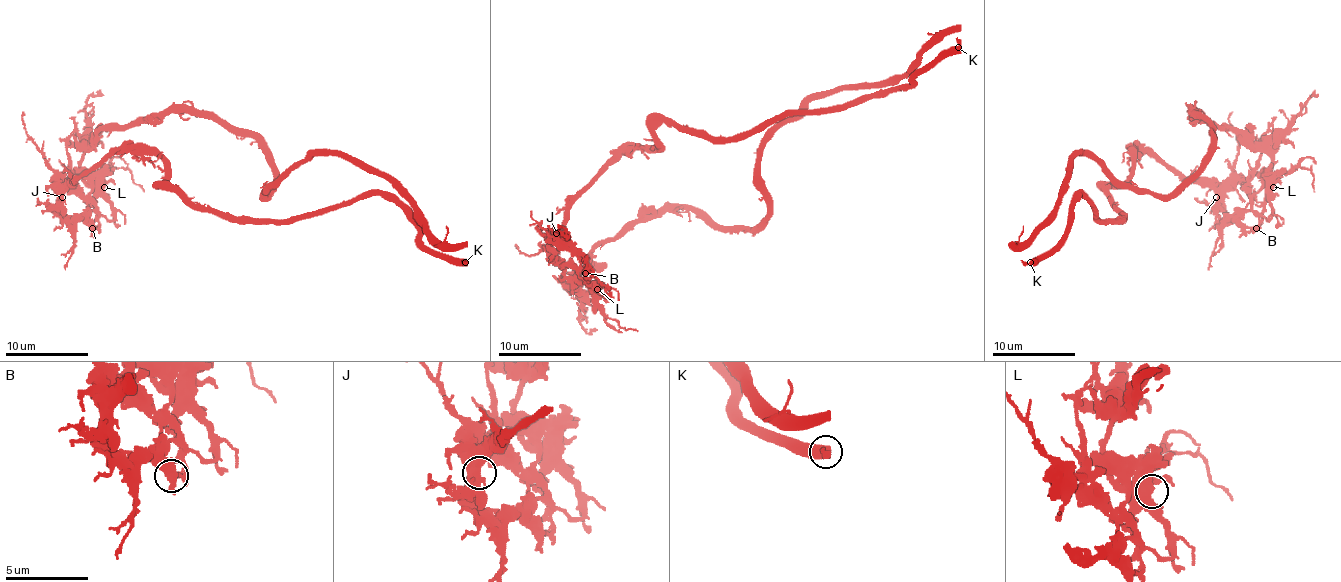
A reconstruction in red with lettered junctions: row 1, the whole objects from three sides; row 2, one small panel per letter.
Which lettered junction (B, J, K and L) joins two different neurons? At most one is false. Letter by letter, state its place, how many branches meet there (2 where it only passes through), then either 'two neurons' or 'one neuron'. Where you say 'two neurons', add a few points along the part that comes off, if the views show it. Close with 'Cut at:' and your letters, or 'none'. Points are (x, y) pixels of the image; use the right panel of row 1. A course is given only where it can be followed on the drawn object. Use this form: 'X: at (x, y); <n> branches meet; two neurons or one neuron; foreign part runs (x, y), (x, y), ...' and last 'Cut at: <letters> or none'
B: at (1256, 228); 3 branches meet; two neurons; foreign part runs (1256, 228), (1135, 149), (1131, 174), (1106, 185), (1119, 220), (1082, 195), (1055, 247), (1021, 259)
J: at (1216, 197); 4 branches meet; one neuron
K: at (1030, 262); 1 branches meet; one neuron
L: at (1273, 187); 2 branches meet; one neuron
Cut at: B

